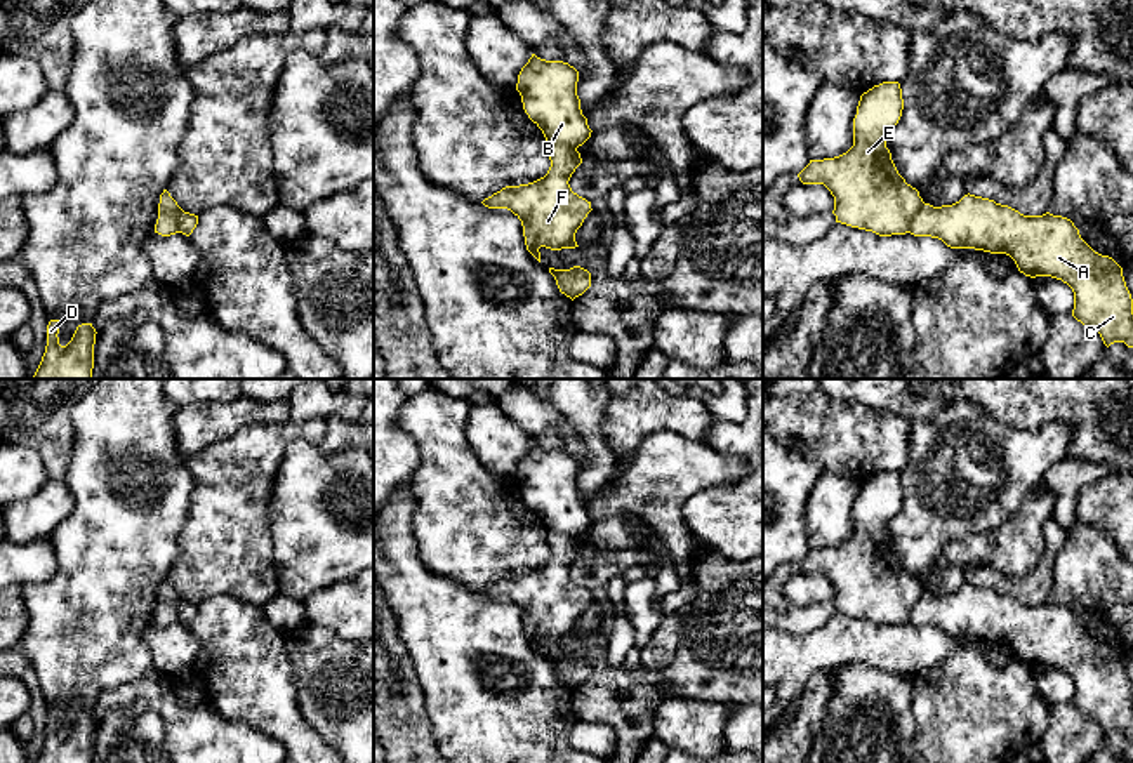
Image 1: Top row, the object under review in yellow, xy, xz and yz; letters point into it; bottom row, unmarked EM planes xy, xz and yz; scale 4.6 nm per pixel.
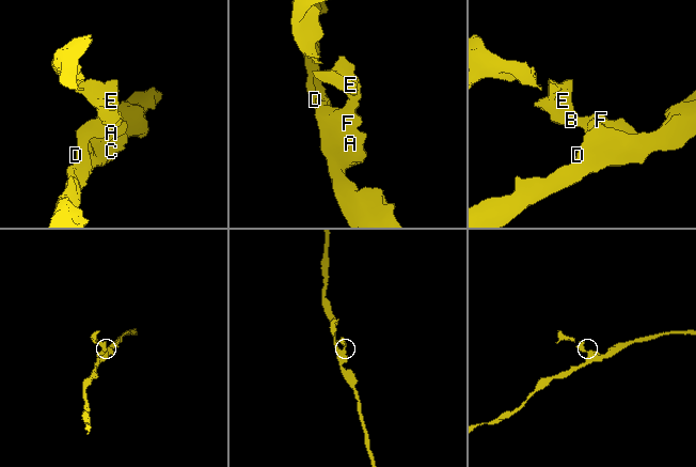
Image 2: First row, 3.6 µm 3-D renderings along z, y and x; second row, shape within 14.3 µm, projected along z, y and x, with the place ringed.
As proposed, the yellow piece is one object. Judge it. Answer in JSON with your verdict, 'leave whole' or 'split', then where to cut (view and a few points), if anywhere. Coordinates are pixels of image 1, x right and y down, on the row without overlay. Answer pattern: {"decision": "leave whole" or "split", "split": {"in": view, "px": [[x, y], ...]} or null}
{"decision": "split", "split": {"in": "xy", "px": [[159, 602], [171, 602], [178, 609], [179, 621]]}}

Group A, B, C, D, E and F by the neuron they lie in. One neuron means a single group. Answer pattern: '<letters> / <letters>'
A C D F / B E

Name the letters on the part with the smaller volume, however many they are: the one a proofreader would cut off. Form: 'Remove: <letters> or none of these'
Remove: B, E

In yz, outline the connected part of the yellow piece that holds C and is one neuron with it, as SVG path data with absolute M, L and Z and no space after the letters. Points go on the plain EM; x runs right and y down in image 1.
M964 584L952 594L923 593L911 612L911 624L942 629L951 638L975 638L1010 645L1025 666L1051 666L1067 673L1074 681L1072 706L1100 723L1109 737L1124 732L1133 737L1133 688L1126 676L1123 657L1109 645L1095 641L1079 624L1074 612L1050 601L1024 605L994 589Z

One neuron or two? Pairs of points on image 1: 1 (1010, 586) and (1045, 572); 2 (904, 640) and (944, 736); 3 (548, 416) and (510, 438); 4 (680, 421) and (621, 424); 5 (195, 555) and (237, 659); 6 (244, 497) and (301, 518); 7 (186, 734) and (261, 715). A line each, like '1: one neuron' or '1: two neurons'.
1: one neuron
2: two neurons
3: two neurons
4: one neuron
5: two neurons
6: two neurons
7: two neurons

